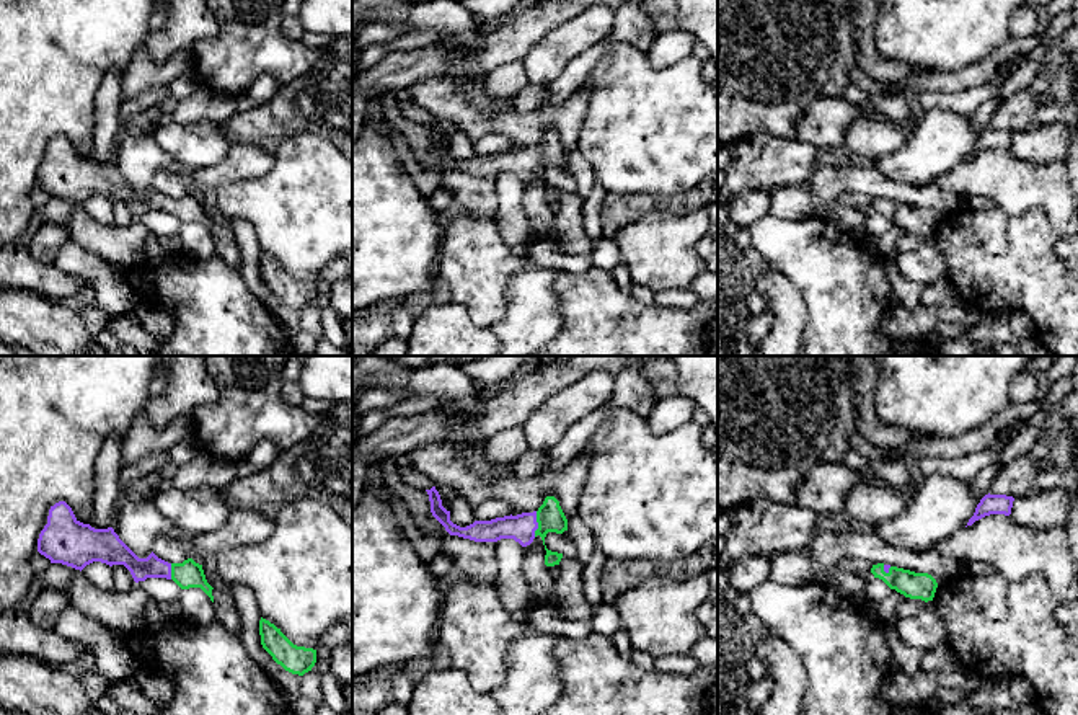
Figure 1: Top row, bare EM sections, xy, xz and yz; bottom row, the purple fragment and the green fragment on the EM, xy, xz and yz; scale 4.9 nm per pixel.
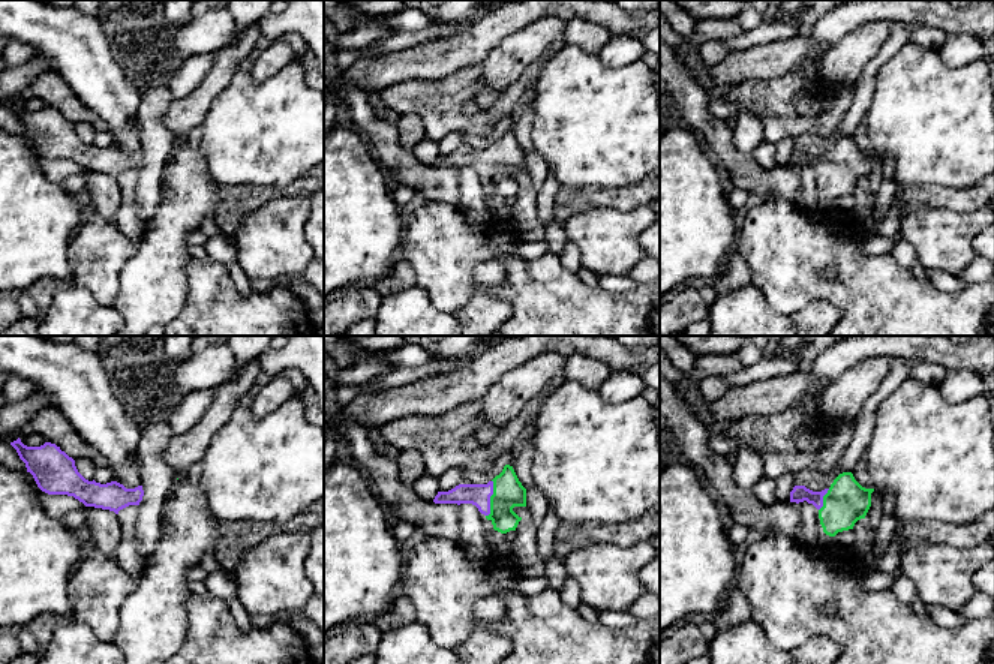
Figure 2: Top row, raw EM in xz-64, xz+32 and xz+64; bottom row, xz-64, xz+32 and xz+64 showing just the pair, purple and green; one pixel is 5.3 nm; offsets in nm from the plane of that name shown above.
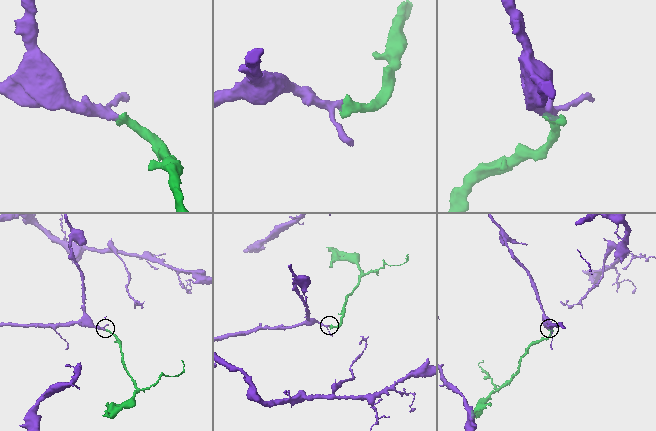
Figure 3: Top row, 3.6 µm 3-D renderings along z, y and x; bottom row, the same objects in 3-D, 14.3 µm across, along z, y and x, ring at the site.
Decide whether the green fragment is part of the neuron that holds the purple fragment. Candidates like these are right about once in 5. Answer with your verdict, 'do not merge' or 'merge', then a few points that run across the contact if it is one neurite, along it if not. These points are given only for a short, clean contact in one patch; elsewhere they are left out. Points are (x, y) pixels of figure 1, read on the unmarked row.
merge; line xz (521, 162), (537, 159), (550, 150)

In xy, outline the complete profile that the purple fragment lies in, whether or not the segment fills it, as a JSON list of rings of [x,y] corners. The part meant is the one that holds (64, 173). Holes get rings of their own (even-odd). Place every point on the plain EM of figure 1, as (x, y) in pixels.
[[[65,135],[51,140],[47,158],[38,173],[38,186],[51,198],[62,198],[80,206],[93,196],[109,201],[124,199],[135,217],[147,212],[166,212],[181,224],[201,222],[214,237],[214,222],[207,217],[202,199],[192,193],[168,198],[153,186],[147,193],[139,193],[113,162],[95,163],[80,157]]]

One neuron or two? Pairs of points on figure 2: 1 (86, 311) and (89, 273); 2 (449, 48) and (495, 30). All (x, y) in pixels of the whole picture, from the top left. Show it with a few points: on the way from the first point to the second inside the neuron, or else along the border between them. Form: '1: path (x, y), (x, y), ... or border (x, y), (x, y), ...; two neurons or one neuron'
1: border (72, 282), (86, 288), (99, 303), (111, 306); two neurons
2: path (461, 48), (468, 48), (483, 35); one neuron

